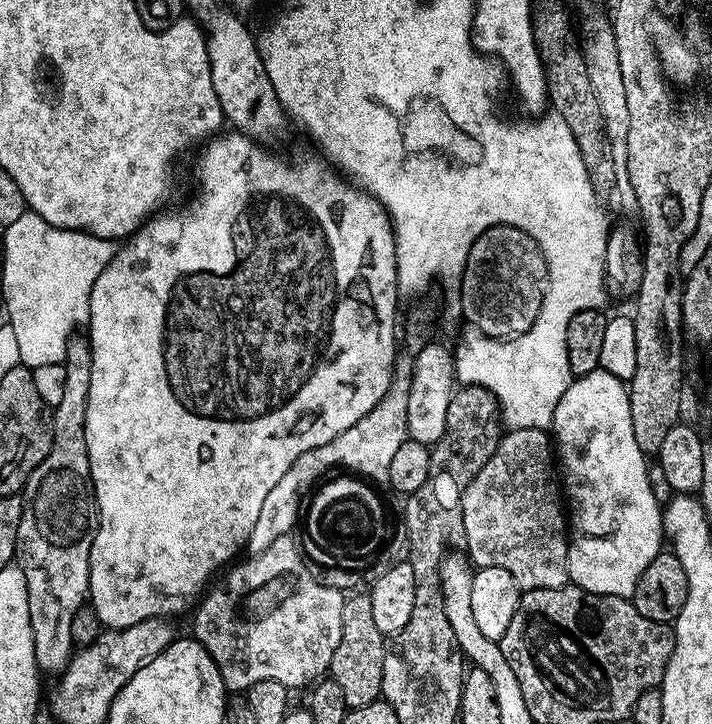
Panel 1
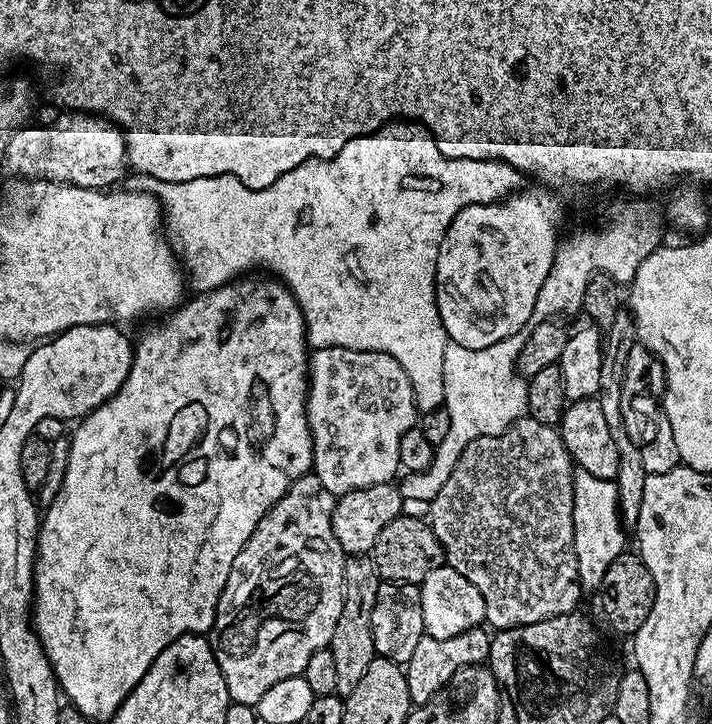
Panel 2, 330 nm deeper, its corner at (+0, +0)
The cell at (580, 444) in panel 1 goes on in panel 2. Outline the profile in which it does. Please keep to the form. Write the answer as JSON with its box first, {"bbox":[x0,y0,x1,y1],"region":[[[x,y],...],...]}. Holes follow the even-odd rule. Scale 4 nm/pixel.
{"bbox":[574,471,626,593],"region":[[[577,471],[574,482],[574,554],[578,562],[580,587],[585,593],[595,593],[600,587],[610,562],[625,551],[624,531],[626,525],[620,515],[620,492],[615,479],[603,480],[588,472]]]}

